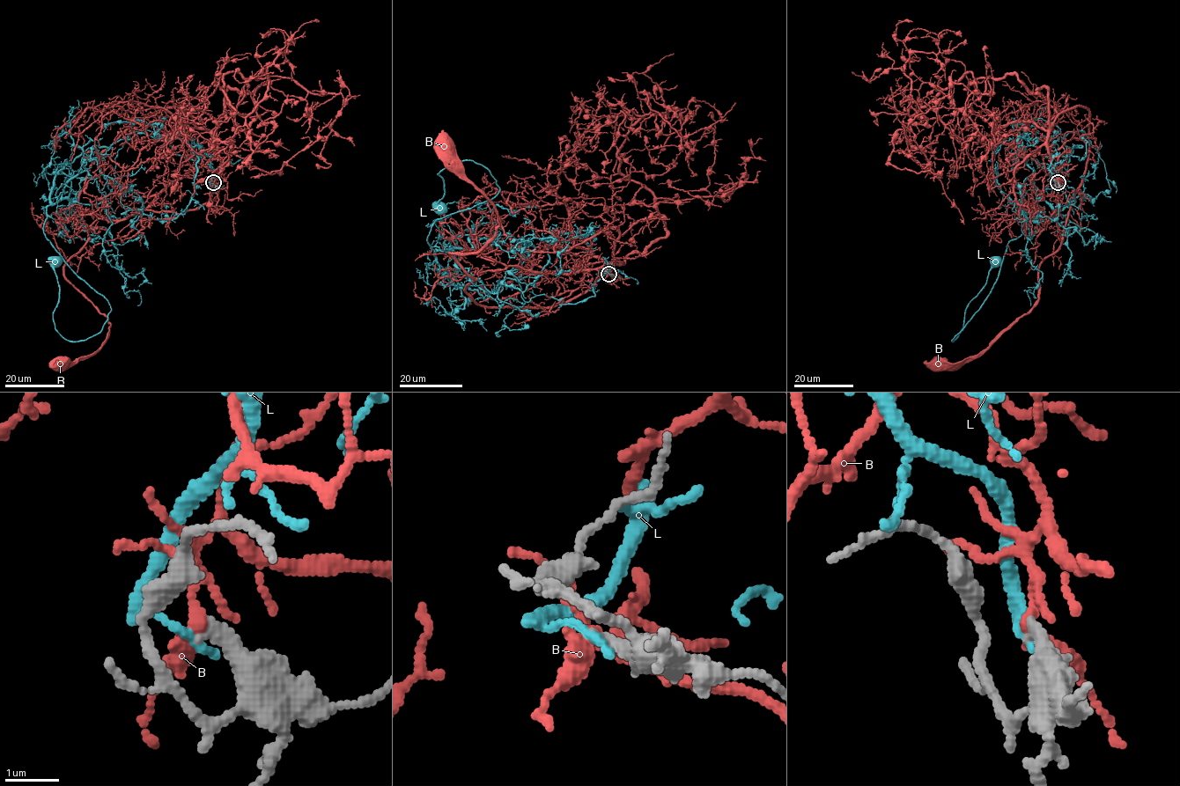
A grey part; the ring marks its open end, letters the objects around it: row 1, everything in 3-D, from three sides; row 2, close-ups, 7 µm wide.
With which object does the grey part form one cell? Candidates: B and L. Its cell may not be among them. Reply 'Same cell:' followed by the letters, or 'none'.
Same cell: none

